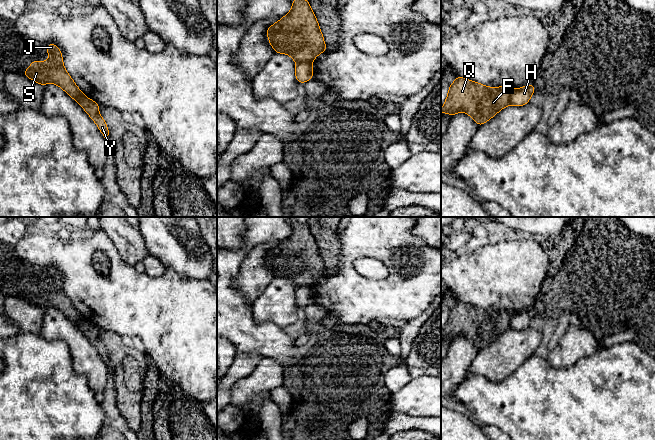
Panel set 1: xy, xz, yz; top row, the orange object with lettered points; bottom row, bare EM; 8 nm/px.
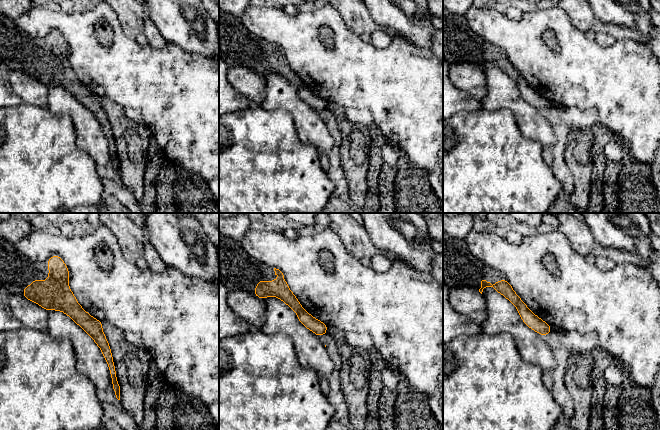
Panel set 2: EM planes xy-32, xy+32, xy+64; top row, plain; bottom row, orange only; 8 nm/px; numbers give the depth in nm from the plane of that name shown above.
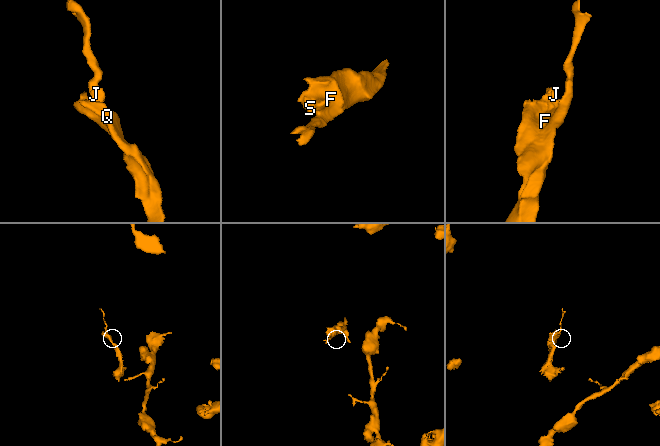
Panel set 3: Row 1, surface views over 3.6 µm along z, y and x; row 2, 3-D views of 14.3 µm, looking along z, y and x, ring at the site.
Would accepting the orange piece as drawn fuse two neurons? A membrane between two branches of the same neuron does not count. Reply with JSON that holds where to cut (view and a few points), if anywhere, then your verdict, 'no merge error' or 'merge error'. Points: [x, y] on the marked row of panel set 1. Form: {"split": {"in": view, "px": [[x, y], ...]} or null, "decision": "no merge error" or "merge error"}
{"split": null, "decision": "no merge error"}

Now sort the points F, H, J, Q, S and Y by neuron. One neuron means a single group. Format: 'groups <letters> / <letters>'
groups F H J Q S Y

